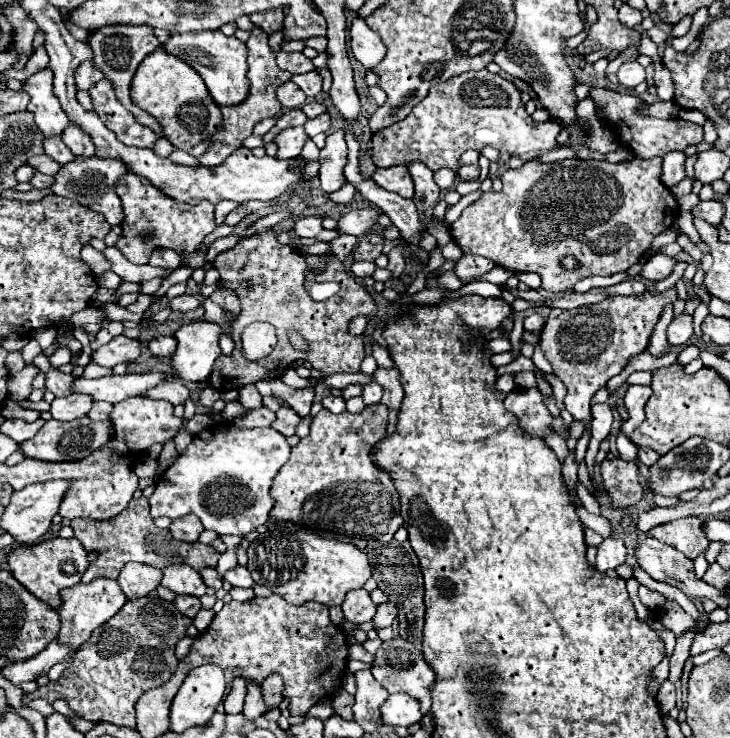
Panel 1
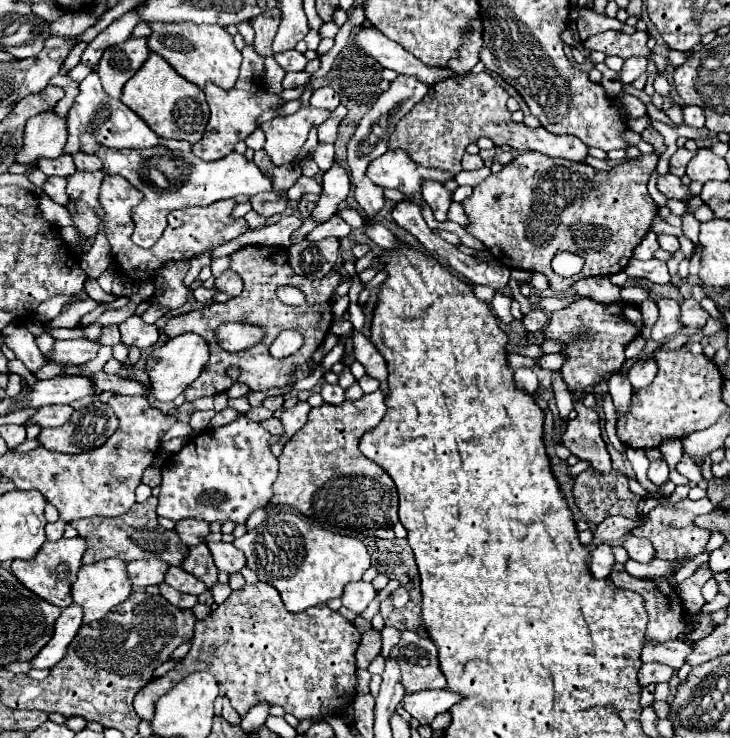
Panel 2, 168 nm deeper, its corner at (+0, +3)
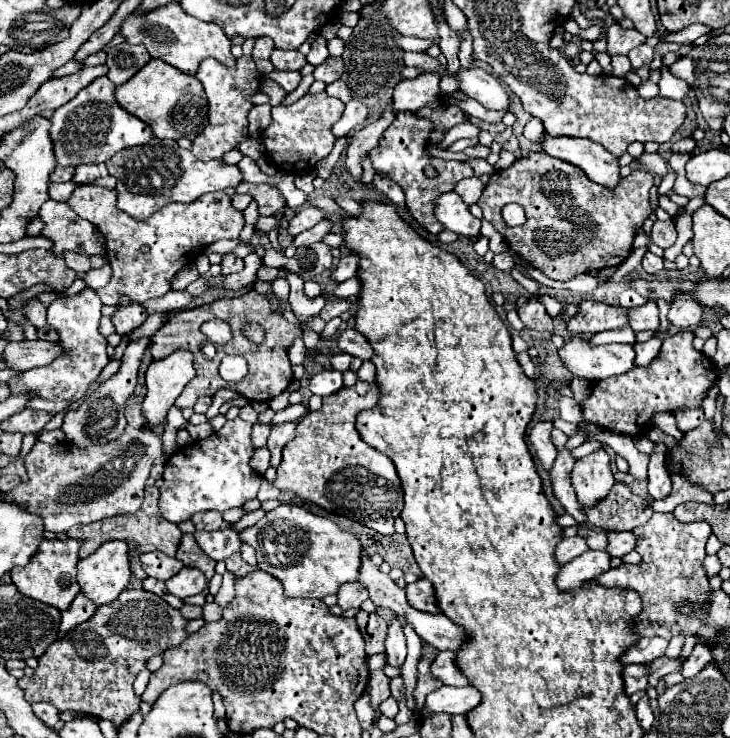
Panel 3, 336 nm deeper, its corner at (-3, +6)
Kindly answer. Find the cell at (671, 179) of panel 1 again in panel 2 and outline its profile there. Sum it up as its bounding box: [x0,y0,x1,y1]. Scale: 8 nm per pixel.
[670,149,694,177]

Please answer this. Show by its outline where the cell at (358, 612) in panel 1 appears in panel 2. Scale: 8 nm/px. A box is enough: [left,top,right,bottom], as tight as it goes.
[342,581,376,615]

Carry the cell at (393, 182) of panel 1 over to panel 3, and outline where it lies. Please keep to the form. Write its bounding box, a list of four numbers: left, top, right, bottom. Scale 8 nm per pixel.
[369,112,473,234]

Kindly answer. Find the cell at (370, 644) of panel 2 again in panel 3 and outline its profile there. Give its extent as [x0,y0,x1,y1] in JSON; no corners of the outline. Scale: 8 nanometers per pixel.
[355,610,387,656]

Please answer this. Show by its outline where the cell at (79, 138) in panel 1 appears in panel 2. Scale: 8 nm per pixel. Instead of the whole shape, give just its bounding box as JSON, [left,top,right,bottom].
[74,151,102,171]

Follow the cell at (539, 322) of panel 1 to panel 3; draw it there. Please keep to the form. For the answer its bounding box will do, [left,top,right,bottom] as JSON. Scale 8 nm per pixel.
[517,296,553,334]

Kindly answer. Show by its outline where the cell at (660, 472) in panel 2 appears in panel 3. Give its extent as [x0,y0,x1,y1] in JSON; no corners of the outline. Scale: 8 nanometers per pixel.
[649,444,671,500]

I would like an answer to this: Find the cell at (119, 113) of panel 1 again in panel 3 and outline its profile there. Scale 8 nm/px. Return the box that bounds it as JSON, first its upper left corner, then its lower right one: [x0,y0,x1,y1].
[51,76,153,166]

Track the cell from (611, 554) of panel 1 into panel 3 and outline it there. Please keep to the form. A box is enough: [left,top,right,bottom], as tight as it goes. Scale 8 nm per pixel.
[555,550,611,590]

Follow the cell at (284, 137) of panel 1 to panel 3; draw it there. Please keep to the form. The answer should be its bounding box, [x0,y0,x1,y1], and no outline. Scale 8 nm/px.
[261,92,345,172]

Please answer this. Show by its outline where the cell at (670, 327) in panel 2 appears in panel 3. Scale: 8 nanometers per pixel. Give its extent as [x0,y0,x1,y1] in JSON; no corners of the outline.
[627,300,659,332]

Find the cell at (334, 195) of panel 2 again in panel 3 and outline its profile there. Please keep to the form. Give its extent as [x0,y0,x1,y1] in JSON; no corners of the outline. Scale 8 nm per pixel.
[287,206,323,236]

